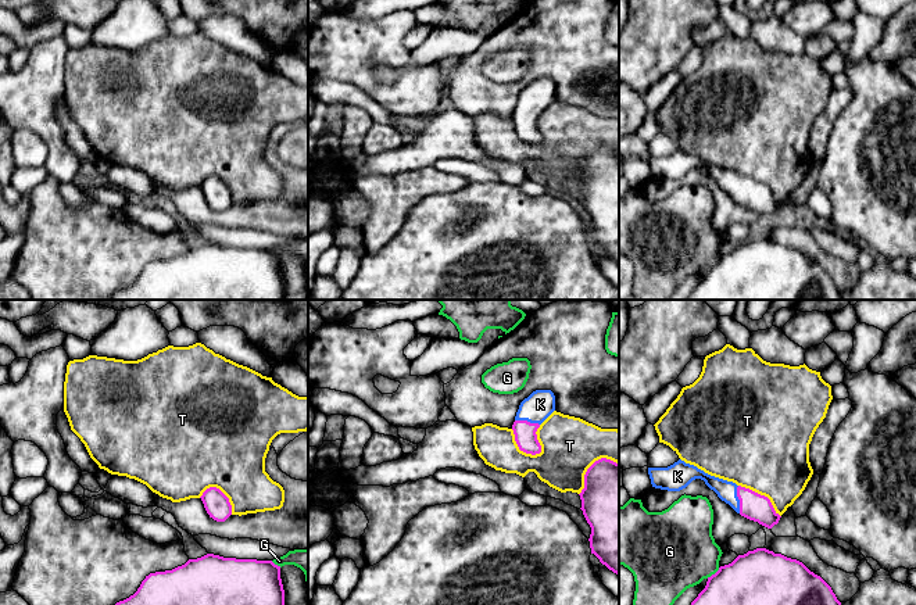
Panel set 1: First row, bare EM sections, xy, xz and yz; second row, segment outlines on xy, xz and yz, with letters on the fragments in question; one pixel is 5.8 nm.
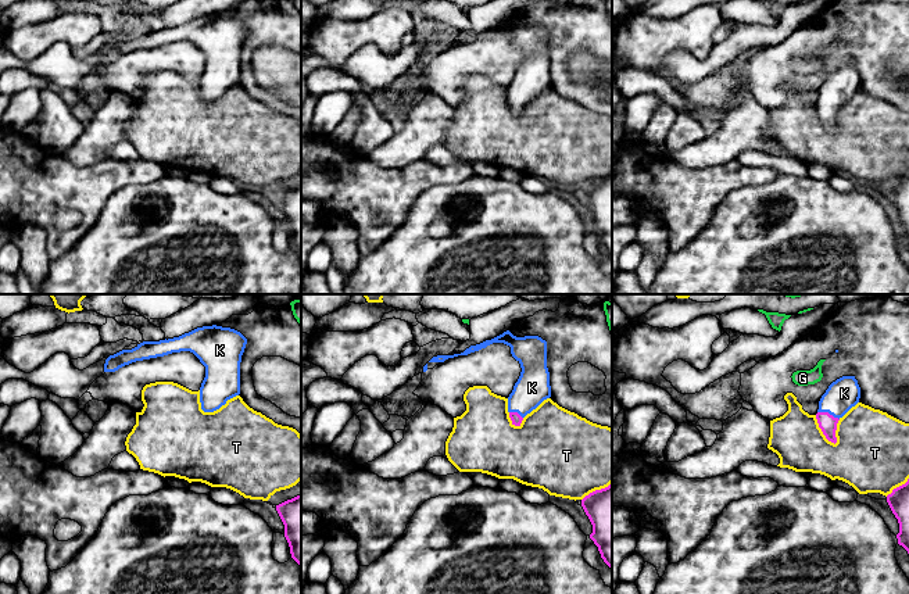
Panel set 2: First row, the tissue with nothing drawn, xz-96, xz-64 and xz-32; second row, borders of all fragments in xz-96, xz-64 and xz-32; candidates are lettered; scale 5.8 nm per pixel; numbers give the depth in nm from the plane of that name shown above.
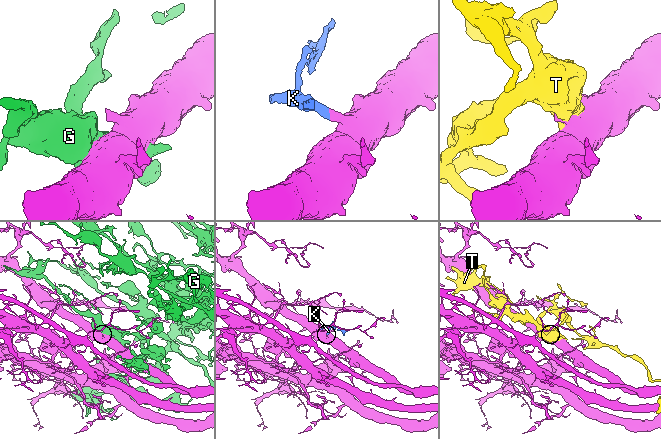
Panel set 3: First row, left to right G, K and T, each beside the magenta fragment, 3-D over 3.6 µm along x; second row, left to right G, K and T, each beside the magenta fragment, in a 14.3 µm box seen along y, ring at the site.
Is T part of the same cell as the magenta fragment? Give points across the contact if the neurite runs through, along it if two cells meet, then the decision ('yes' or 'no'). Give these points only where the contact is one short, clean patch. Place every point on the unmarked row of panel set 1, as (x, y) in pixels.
no

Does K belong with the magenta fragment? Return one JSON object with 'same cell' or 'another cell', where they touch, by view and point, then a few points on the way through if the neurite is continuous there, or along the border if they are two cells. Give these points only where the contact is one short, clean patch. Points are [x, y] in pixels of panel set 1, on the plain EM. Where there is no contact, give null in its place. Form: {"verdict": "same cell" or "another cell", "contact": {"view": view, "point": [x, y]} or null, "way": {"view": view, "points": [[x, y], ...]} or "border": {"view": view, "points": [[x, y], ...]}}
{"verdict": "same cell", "contact": {"view": "yz", "point": [739, 188]}, "way": {"view": "yz", "points": [[752, 194], [739, 188], [726, 179]]}}

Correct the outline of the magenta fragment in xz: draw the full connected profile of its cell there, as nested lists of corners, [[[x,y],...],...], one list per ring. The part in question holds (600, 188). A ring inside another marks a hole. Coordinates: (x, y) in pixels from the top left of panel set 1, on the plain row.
[[[607,147],[595,150],[579,185],[591,216],[591,243],[619,265],[619,153]]]

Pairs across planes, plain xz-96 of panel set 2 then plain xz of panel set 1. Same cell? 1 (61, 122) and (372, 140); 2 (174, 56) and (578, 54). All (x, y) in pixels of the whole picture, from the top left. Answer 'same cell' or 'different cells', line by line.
1: same cell
2: same cell

